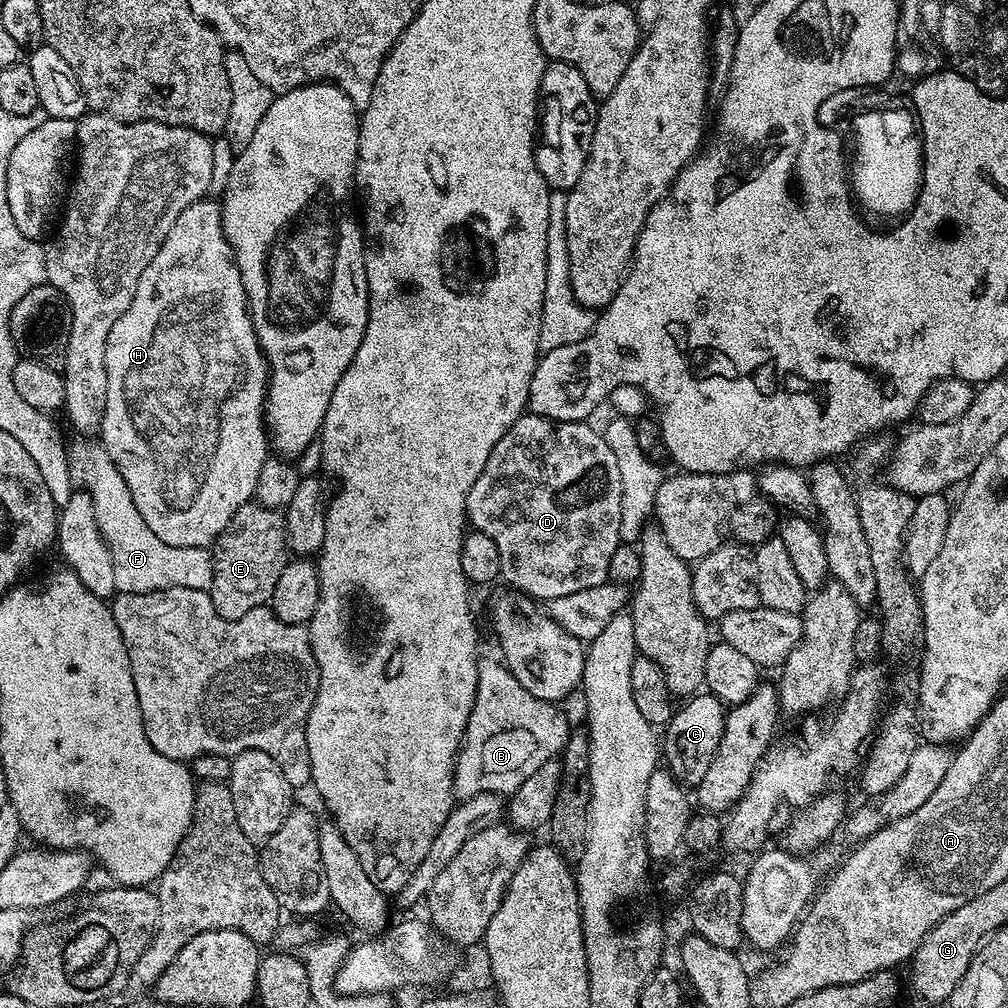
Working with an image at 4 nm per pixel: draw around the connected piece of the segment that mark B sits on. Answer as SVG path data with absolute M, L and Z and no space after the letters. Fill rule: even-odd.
M481 659L478 663L478 690L454 770L454 793L460 800L474 798L474 794L479 792L515 792L522 782L526 782L526 778L530 778L530 774L537 772L548 760L561 755L570 733L567 718L556 709L559 707L553 701L534 698L534 694L530 694L530 690L526 690L526 686L514 678L507 664L496 660Z

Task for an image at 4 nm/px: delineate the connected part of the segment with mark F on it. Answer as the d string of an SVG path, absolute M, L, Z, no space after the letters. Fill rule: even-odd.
M76 438L67 445L68 465L70 466L70 478L77 489L90 494L94 502L94 518L98 518L98 530L102 530L102 538L114 558L114 582L117 593L121 592L155 592L157 588L173 588L174 586L186 586L190 590L202 590L208 592L212 587L214 570L212 569L212 553L207 548L179 548L178 546L166 546L150 526L138 514L138 506L134 506L134 498L130 494L130 486L118 474L118 466L106 454L104 445L92 438Z

